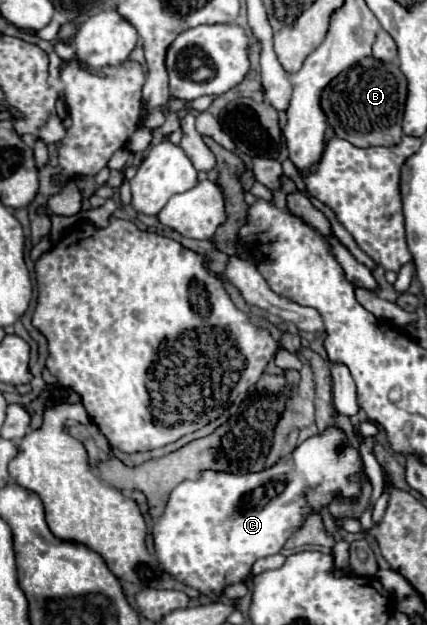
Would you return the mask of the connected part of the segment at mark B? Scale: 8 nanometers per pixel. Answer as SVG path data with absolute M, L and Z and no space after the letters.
M374 57L340 73L322 93L322 109L336 137L356 147L390 147L402 139L402 113L406 103L406 77L394 63L382 63Z

